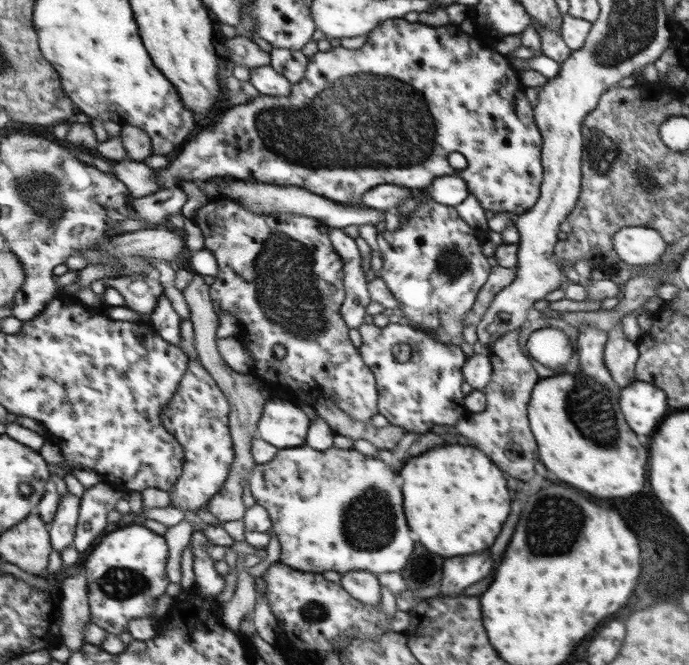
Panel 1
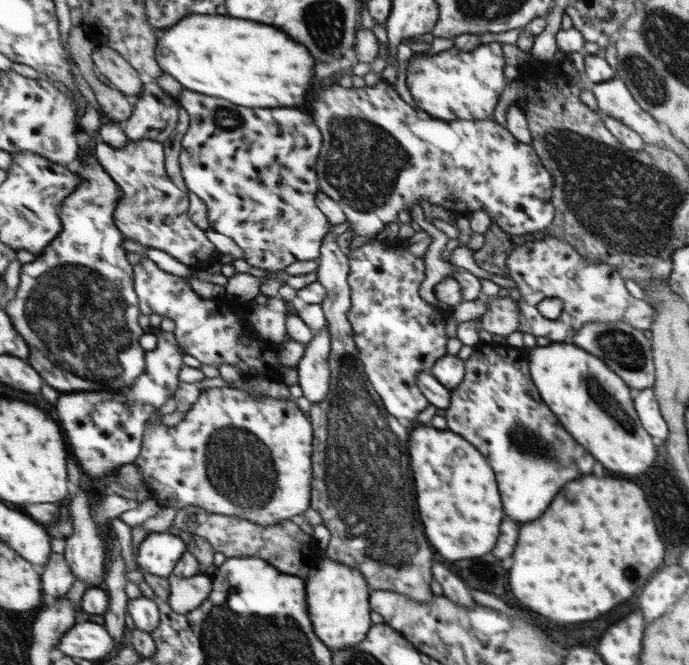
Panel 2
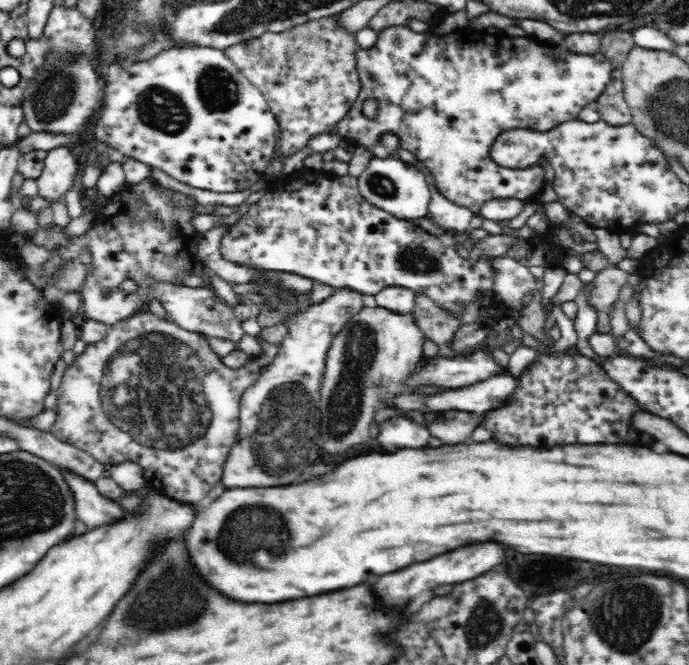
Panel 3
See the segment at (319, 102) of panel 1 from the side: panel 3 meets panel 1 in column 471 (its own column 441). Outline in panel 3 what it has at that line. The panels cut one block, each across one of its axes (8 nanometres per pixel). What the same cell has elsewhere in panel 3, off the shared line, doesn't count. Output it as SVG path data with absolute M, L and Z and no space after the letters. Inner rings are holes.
M394 25L382 29L377 34L377 41L375 45L368 49L358 49L355 52L356 70L360 83L362 83L362 90L358 94L358 98L354 101L352 110L338 122L337 134L344 140L350 139L357 143L357 147L362 147L366 151L379 155L380 135L384 133L392 133L398 135L401 139L401 149L405 157L416 160L422 169L429 175L431 182L434 184L440 194L444 195L446 199L454 202L461 207L470 208L474 213L480 212L480 207L490 199L500 198L517 198L517 200L528 200L532 196L536 196L542 186L544 186L544 168L540 170L542 174L532 174L534 168L528 167L506 167L496 164L496 161L490 155L490 148L495 144L500 133L509 131L510 129L528 129L533 128L536 131L546 132L552 127L558 126L560 123L577 120L582 109L591 102L598 101L598 98L604 93L607 84L612 79L612 65L611 62L600 52L596 54L578 54L572 52L564 45L548 45L541 43L537 39L530 36L525 37L510 37L500 33L499 35L491 35L487 32L479 32L471 26L463 29L456 29L454 34L447 33L445 35L432 34L418 34L412 32L406 26ZM373 97L378 101L378 115L375 118L368 118L363 114L361 104L365 99Z

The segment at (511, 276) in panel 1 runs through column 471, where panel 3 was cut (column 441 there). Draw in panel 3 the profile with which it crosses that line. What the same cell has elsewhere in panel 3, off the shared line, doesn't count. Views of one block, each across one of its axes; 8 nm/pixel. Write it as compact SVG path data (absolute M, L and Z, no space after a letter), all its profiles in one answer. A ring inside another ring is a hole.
M416 294L412 313L417 328L438 345L447 343L459 325L459 321L456 321L451 313L440 309L431 298L424 296L424 294Z

